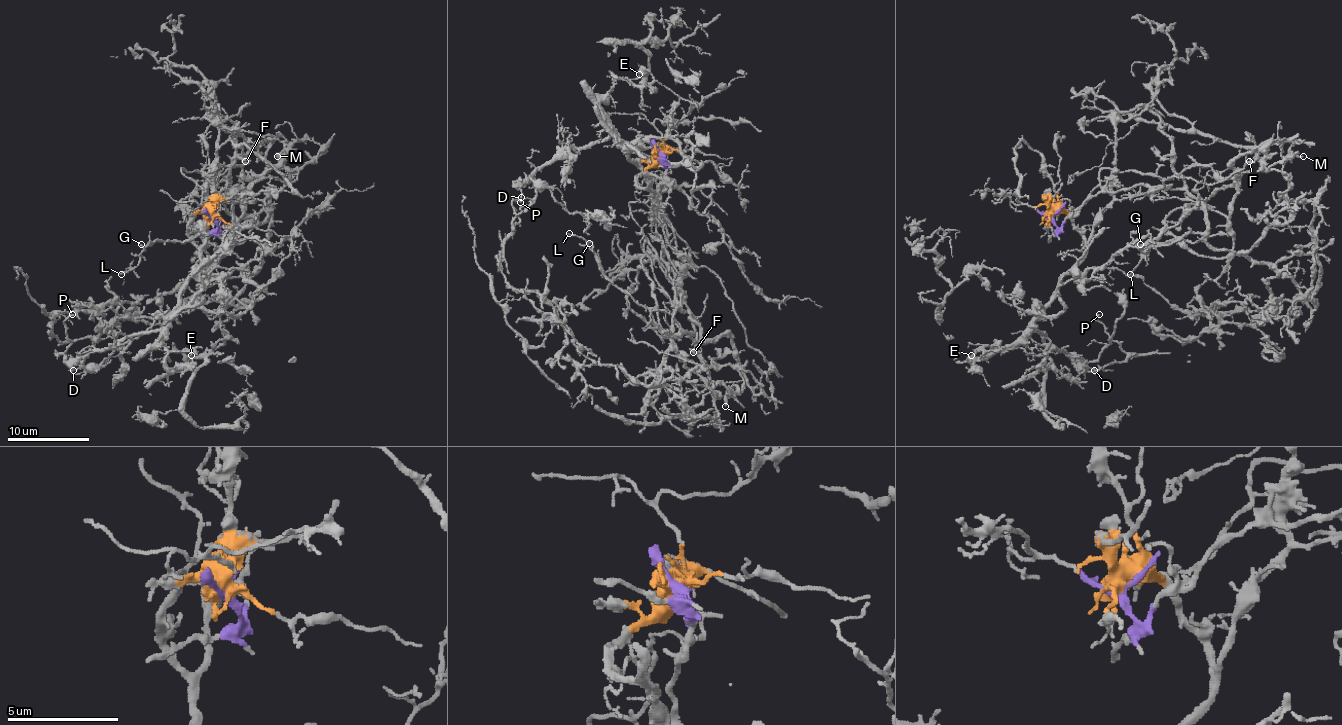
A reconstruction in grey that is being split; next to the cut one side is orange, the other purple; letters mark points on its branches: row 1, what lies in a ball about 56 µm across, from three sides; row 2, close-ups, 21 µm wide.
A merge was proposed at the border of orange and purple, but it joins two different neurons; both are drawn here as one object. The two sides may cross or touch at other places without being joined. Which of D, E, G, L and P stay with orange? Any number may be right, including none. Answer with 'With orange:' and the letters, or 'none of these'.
With orange: D, E, P

